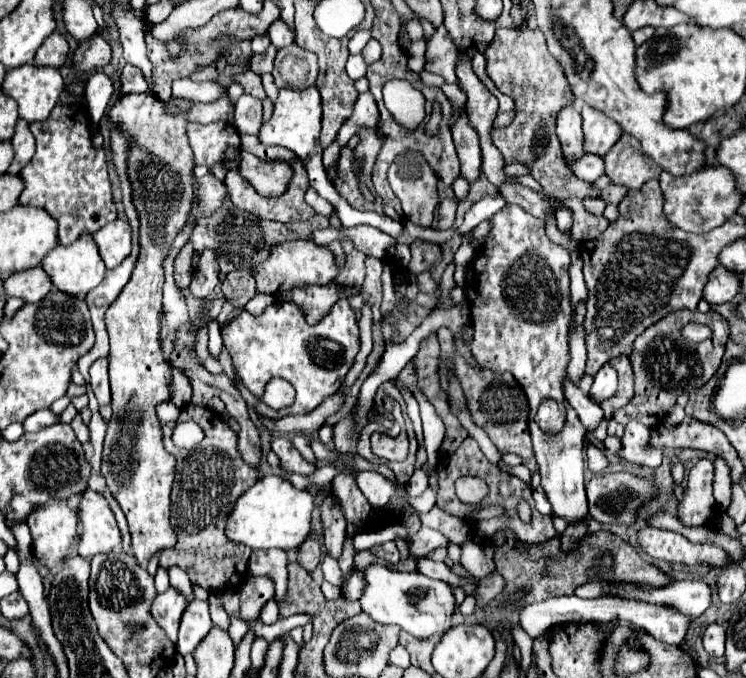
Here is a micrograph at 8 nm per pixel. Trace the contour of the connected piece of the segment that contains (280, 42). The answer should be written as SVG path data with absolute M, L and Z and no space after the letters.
M277 20L277 22L269 28L269 38L271 38L271 44L273 44L277 50L293 44L293 36L291 36L289 28L287 28L281 20Z

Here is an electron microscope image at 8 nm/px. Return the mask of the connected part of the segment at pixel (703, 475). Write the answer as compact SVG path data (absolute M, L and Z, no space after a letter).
M699 460L691 469L686 488L675 486L679 498L677 512L679 520L687 526L709 524L715 516L715 498L713 498L713 462Z

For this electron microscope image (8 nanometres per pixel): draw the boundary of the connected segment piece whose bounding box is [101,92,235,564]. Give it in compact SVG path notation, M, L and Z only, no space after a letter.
M148 92L130 93L115 102L109 118L137 138L129 156L129 178L133 184L133 202L141 218L141 254L131 280L105 314L111 342L109 378L113 418L107 424L101 472L127 516L131 548L137 562L143 564L153 554L177 542L169 524L169 492L175 478L175 458L163 448L161 422L157 420L155 406L169 400L169 368L161 354L159 338L161 288L165 282L161 262L171 248L173 234L185 224L193 202L193 154L185 138L185 124L209 124L217 120L233 124L235 108L229 92L225 92L215 102L195 104L185 114L165 114L163 102L157 96Z

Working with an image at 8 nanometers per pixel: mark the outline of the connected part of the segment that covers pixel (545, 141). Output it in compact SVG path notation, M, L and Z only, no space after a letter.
M497 30L493 42L485 50L487 58L487 74L495 82L495 86L511 96L517 106L515 120L507 128L493 128L491 140L503 154L505 164L521 162L529 168L531 176L541 184L547 196L563 202L573 210L573 226L571 234L575 238L591 240L597 238L607 226L609 220L605 216L595 216L587 212L583 206L585 198L601 198L601 190L592 183L579 180L573 172L565 166L561 158L561 144L555 132L557 114L561 108L575 102L573 92L569 90L569 82L565 82L565 74L557 60L549 54L545 46L545 38L541 30Z

